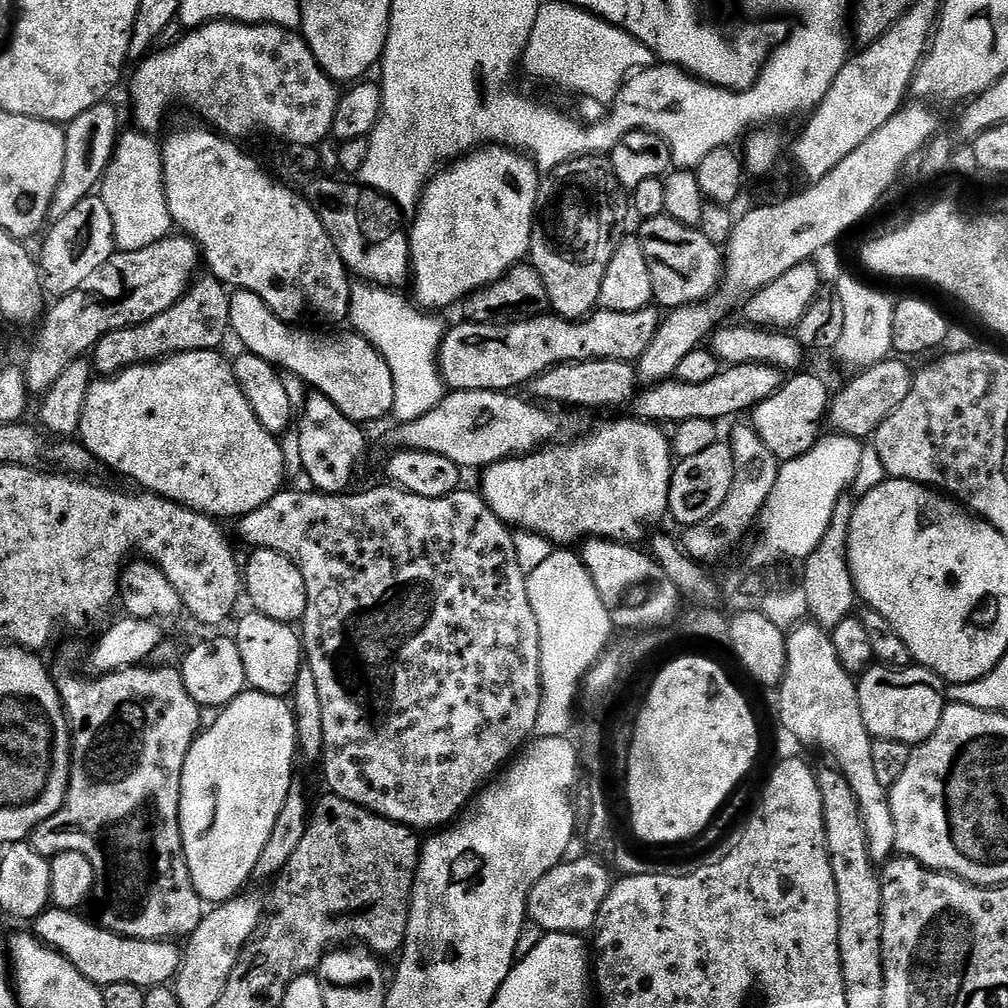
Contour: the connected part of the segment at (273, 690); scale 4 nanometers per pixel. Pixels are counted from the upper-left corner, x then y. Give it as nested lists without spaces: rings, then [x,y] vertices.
[[[248,610],[238,620],[235,621],[237,624],[234,639],[238,654],[242,654],[242,666],[246,666],[247,687],[262,694],[291,697],[298,682],[298,674],[306,664],[301,633],[293,625],[266,618],[266,614],[255,610]]]

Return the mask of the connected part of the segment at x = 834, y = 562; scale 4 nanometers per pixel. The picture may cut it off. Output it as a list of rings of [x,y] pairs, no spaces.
[[[845,499],[837,502],[824,538],[802,564],[804,572],[800,586],[806,594],[808,616],[827,632],[836,629],[839,622],[851,617],[854,602],[857,603],[858,600],[848,564],[849,520],[852,517],[852,508],[850,504],[846,504]]]

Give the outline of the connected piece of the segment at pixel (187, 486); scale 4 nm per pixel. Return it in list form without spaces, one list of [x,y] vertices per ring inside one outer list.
[[[219,351],[211,352],[179,352],[176,356],[166,356],[162,360],[154,360],[151,364],[135,364],[133,368],[127,368],[117,372],[115,376],[106,376],[93,379],[86,394],[86,406],[82,410],[82,422],[78,433],[79,443],[83,444],[94,458],[99,460],[105,469],[113,468],[121,472],[128,480],[133,480],[133,485],[139,486],[143,491],[153,492],[155,496],[161,496],[167,500],[173,500],[176,504],[184,504],[193,508],[196,512],[205,512],[213,518],[225,518],[233,516],[239,518],[258,510],[270,498],[285,487],[286,469],[284,466],[284,450],[281,441],[269,434],[266,426],[254,418],[254,410],[250,410],[250,402],[246,402],[246,394],[236,385],[234,370],[231,363],[220,357]]]

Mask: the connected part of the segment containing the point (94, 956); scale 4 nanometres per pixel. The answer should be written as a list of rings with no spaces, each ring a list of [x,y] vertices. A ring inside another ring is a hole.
[[[49,907],[48,911],[37,916],[34,921],[34,934],[48,947],[60,952],[71,964],[77,968],[90,982],[101,986],[110,984],[133,984],[145,990],[157,988],[160,984],[168,984],[175,981],[176,971],[180,969],[182,959],[181,949],[171,940],[139,940],[138,938],[126,938],[119,936],[117,932],[101,926],[99,923],[91,924],[80,917],[79,911],[67,912],[61,908]]]

